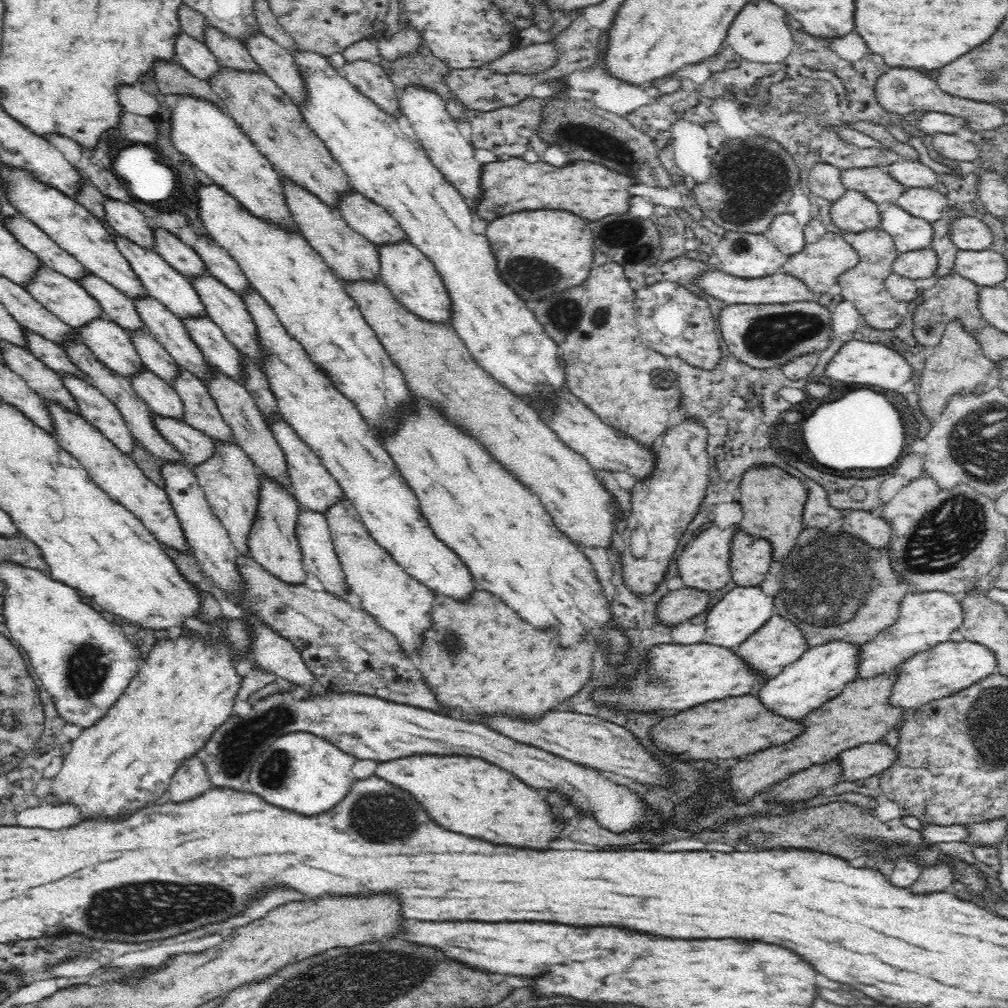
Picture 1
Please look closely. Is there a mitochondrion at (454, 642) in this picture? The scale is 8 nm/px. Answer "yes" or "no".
yes

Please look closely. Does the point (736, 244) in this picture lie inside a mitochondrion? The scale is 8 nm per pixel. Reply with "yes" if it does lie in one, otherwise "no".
yes

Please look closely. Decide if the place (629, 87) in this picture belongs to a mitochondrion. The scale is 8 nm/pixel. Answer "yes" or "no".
no

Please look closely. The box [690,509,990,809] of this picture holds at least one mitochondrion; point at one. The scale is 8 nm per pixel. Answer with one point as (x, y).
(830, 578)

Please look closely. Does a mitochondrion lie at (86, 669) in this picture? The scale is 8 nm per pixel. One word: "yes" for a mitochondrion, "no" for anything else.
yes

